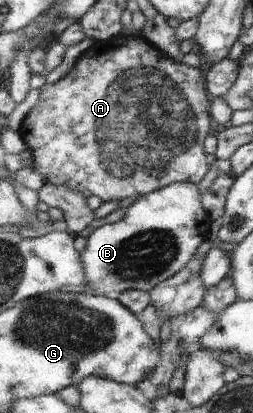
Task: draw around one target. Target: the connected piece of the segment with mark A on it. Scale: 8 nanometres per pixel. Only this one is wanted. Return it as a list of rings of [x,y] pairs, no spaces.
[[[142,34],[118,35],[106,42],[91,42],[91,48],[65,78],[41,88],[38,102],[24,117],[17,134],[32,153],[33,170],[46,178],[47,185],[70,186],[86,198],[94,195],[102,202],[120,202],[174,183],[198,184],[206,176],[204,140],[212,128],[211,101],[202,70],[172,60]]]

